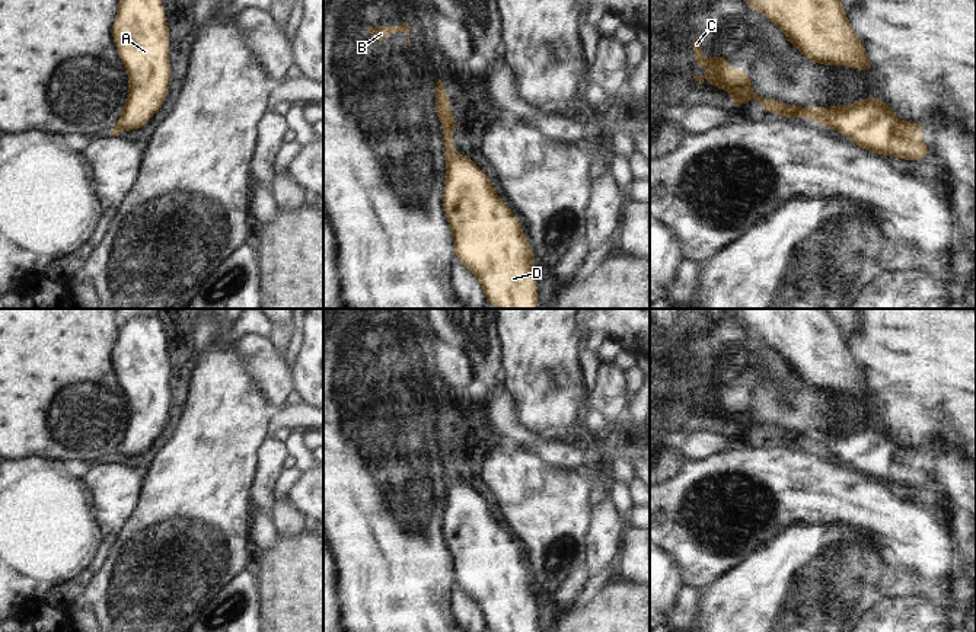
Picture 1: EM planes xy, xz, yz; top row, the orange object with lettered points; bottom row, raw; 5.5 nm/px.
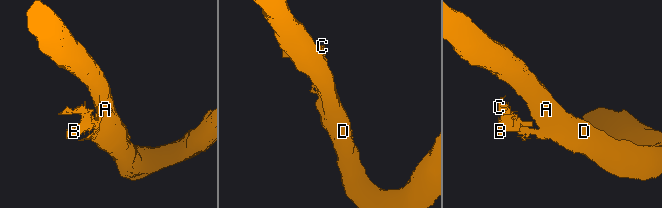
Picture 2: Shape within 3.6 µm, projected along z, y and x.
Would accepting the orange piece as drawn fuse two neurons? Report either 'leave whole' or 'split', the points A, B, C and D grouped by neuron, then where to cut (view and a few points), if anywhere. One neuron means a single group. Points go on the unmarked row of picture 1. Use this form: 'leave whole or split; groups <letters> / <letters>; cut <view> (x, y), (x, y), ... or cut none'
split; groups A D / B C; cut yz (825, 434), (829, 444), (817, 447)

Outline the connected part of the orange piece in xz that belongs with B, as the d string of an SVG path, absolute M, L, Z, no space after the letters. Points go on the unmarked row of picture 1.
M402 349L399 352L367 352L366 355L373 358L370 361L371 367L382 367L382 368L386 368L386 364L390 358L405 358L408 361L408 371L412 373L412 370L409 368L409 351L408 349Z

